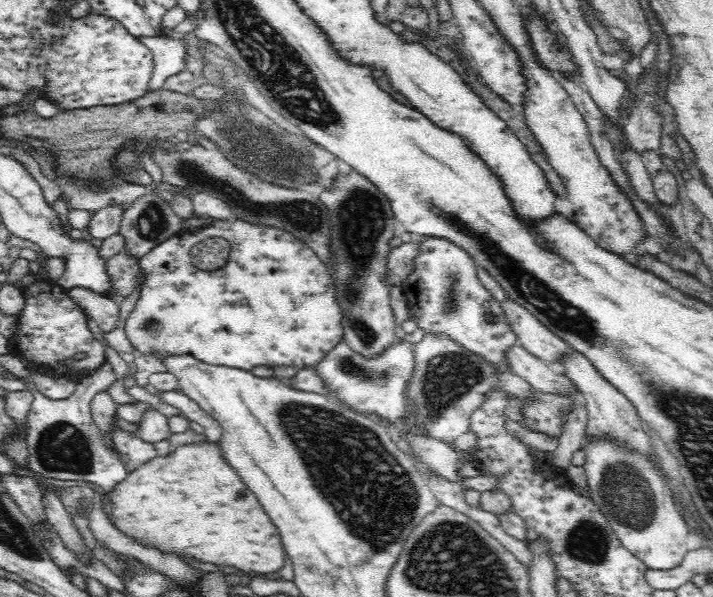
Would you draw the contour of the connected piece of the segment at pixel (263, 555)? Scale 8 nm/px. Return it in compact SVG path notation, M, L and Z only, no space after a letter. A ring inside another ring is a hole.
M206 436L178 441L167 453L142 459L127 471L125 481L118 482L108 497L109 504L104 506L104 511L120 529L164 549L164 552L180 552L212 564L218 563L226 569L234 566L246 572L260 573L276 572L286 560L277 526L248 485L227 463L219 444Z

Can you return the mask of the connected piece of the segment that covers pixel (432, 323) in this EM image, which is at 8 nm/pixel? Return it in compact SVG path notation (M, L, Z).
M444 238L418 239L412 275L402 284L402 294L419 328L444 329L469 350L505 367L504 348L516 339L504 322L501 310L495 306L495 298L480 284L475 267L474 260L464 250Z

